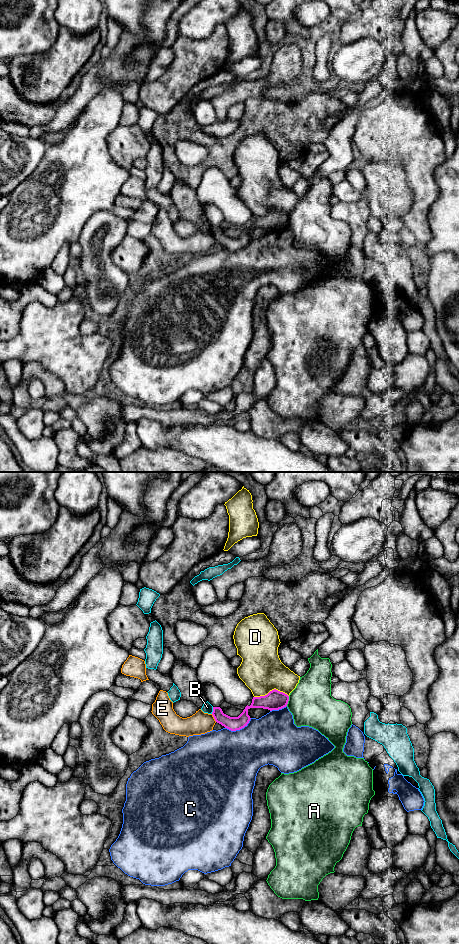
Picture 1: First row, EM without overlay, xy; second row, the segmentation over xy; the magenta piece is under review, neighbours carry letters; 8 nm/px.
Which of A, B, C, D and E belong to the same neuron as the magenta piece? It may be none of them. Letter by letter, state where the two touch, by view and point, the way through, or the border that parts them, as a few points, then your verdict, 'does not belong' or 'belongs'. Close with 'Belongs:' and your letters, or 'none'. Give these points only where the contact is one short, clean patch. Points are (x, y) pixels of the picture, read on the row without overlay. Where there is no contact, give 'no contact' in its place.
A: contact xy (288, 220); does not belong
B: contact xy (213, 230); does not belong
C: contact xy (238, 249); does not belong
D: contact xy (272, 210); does not belong
E: contact xy (214, 238); border xy (211, 234), (216, 241); does not belong
Belongs: none

